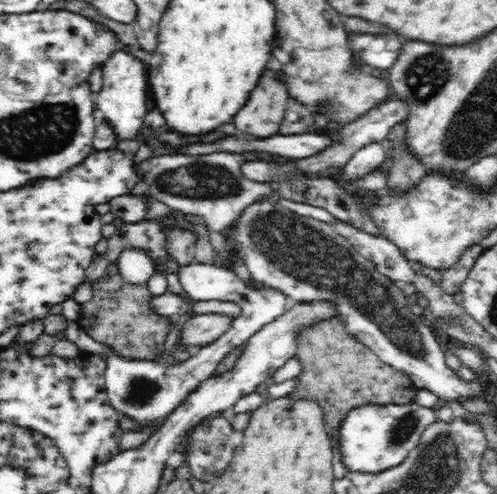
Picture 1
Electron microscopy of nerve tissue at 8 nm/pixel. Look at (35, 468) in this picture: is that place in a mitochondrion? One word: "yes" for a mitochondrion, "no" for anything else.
yes

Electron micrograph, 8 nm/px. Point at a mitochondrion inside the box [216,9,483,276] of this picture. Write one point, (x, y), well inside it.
(426, 75)

